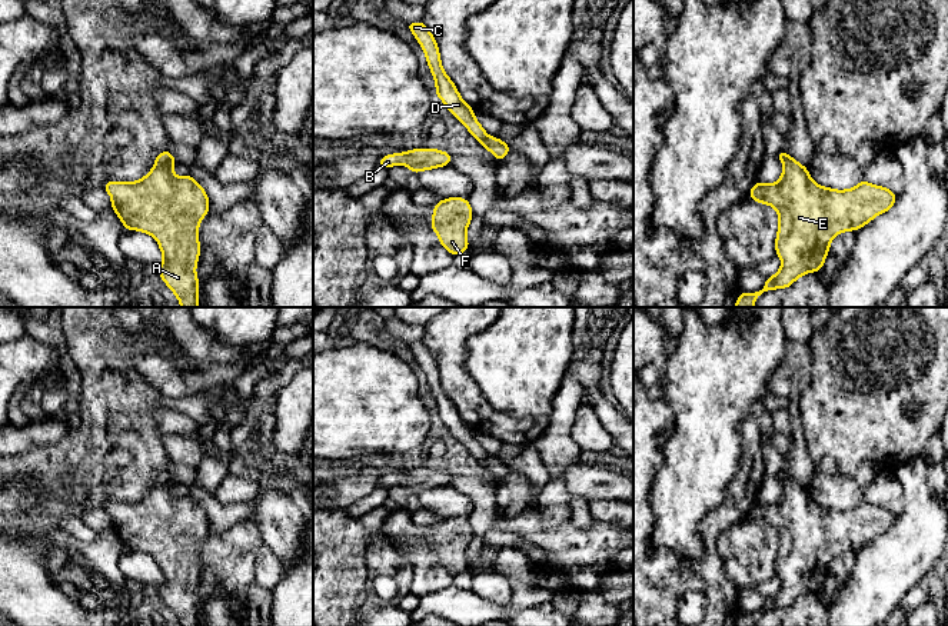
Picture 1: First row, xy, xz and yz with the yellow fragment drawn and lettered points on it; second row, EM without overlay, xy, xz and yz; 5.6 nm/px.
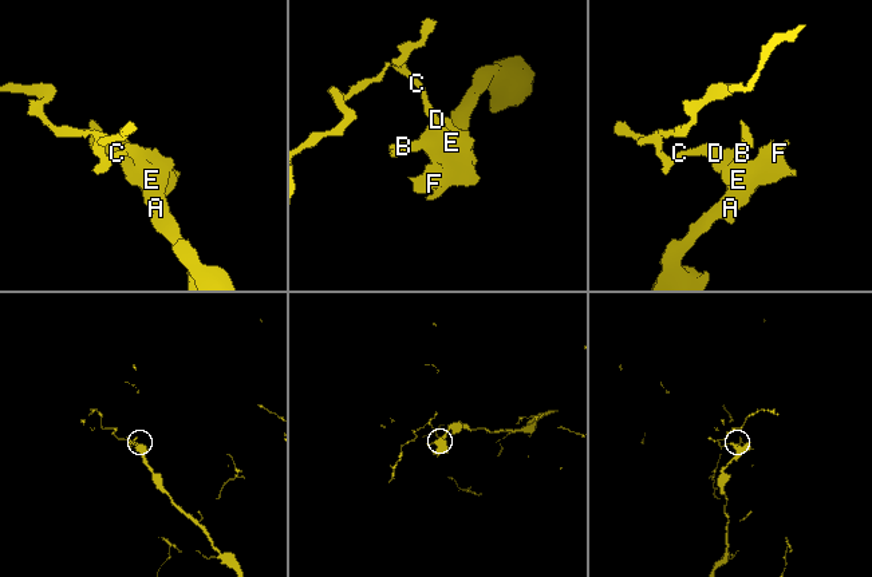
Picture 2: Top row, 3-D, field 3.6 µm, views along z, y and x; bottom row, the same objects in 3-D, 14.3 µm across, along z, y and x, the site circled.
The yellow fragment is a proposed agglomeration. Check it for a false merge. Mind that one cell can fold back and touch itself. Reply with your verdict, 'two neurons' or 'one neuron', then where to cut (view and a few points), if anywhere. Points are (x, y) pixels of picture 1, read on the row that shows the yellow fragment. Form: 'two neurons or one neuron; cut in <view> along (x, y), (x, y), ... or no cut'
two neurons; cut in xy along (172, 156), (155, 166)

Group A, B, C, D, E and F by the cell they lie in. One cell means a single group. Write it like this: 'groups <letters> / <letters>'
groups A B E F / C D

